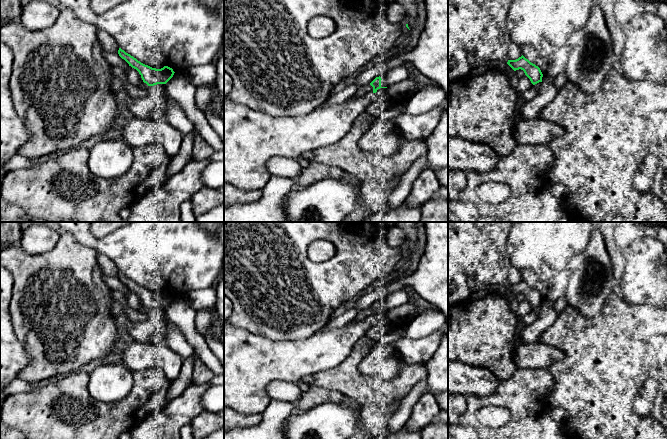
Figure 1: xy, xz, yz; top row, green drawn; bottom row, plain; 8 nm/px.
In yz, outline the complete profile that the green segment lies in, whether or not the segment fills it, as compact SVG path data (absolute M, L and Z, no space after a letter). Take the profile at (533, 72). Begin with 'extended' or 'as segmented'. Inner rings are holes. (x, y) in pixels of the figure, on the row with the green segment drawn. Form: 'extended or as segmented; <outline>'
as segmented; M523 55L516 60L508 60L507 64L514 70L523 70L533 85L542 82L543 74L538 66L531 63Z

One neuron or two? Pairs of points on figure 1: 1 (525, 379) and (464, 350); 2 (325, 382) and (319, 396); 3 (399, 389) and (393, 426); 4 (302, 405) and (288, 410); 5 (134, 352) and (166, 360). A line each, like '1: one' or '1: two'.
1: two
2: two
3: two
4: two
5: one

